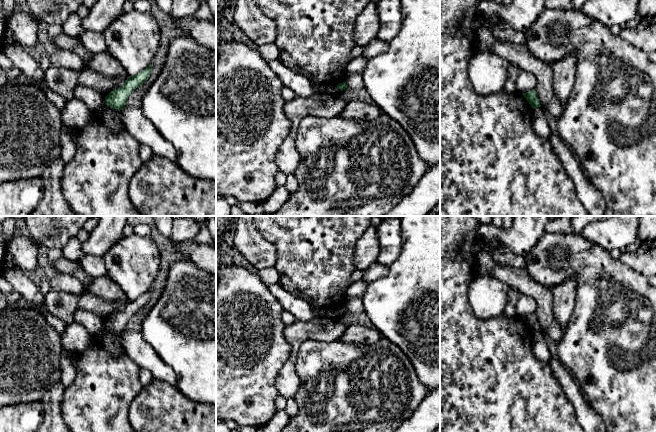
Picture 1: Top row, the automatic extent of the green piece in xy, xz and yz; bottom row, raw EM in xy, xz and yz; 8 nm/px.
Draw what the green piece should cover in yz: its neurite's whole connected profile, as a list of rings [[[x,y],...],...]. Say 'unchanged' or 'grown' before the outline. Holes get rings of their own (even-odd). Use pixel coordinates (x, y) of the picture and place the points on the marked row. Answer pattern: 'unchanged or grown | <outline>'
unchanged | [[[533,89],[529,92],[523,93],[523,95],[524,95],[524,97],[529,102],[529,104],[531,105],[531,107],[533,109],[538,108],[538,107],[541,106],[540,105],[540,100],[538,98],[538,94],[537,94],[535,89]]]

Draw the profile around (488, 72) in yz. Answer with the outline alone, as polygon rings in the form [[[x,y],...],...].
[[[489,50],[477,51],[468,66],[468,76],[480,96],[496,93],[504,88],[509,62]]]

